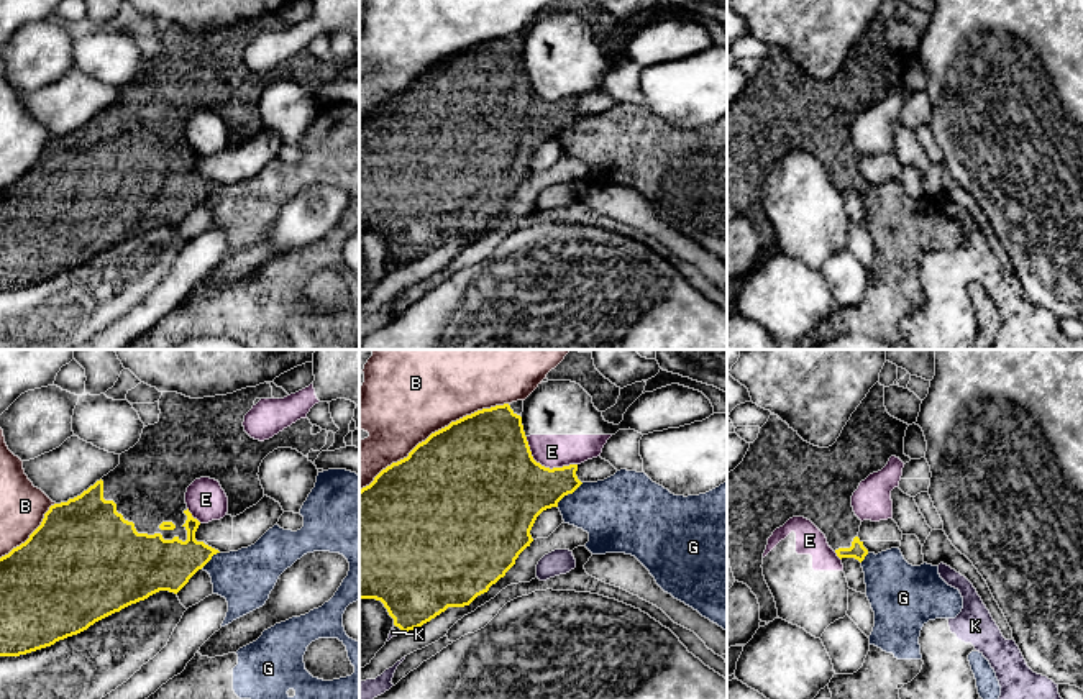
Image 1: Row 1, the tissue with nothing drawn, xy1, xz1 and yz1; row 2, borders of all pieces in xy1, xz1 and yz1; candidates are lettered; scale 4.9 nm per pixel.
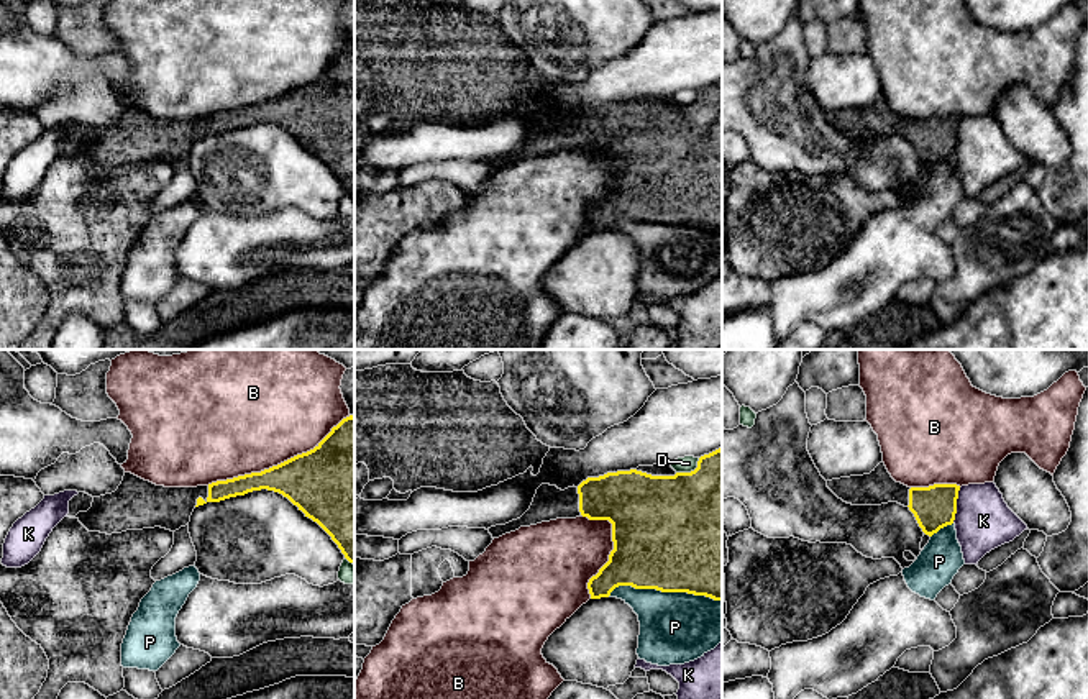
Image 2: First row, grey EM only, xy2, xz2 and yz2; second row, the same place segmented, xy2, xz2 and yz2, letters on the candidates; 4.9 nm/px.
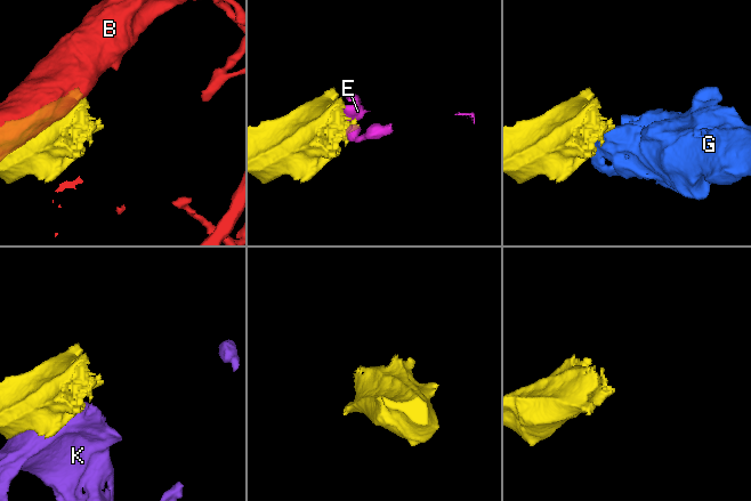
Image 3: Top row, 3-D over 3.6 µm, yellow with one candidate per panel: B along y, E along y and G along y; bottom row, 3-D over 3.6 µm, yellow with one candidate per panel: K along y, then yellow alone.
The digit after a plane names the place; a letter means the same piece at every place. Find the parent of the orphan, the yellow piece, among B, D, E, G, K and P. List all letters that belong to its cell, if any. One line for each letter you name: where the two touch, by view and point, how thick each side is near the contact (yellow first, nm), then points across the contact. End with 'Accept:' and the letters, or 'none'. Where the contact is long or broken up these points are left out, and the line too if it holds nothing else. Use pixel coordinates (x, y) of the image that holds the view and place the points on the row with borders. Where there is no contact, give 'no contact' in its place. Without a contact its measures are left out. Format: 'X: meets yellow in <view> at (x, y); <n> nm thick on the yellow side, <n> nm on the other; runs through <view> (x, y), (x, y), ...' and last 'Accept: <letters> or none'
Accept: none

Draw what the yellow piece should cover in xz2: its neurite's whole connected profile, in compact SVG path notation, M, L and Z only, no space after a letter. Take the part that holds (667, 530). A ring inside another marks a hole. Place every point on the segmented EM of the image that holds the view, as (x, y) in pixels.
M722 448L701 456L691 473L651 476L637 469L617 471L587 477L565 491L542 484L520 519L487 530L499 538L520 527L581 515L612 523L614 550L587 582L591 599L609 597L619 586L632 586L722 601Z

